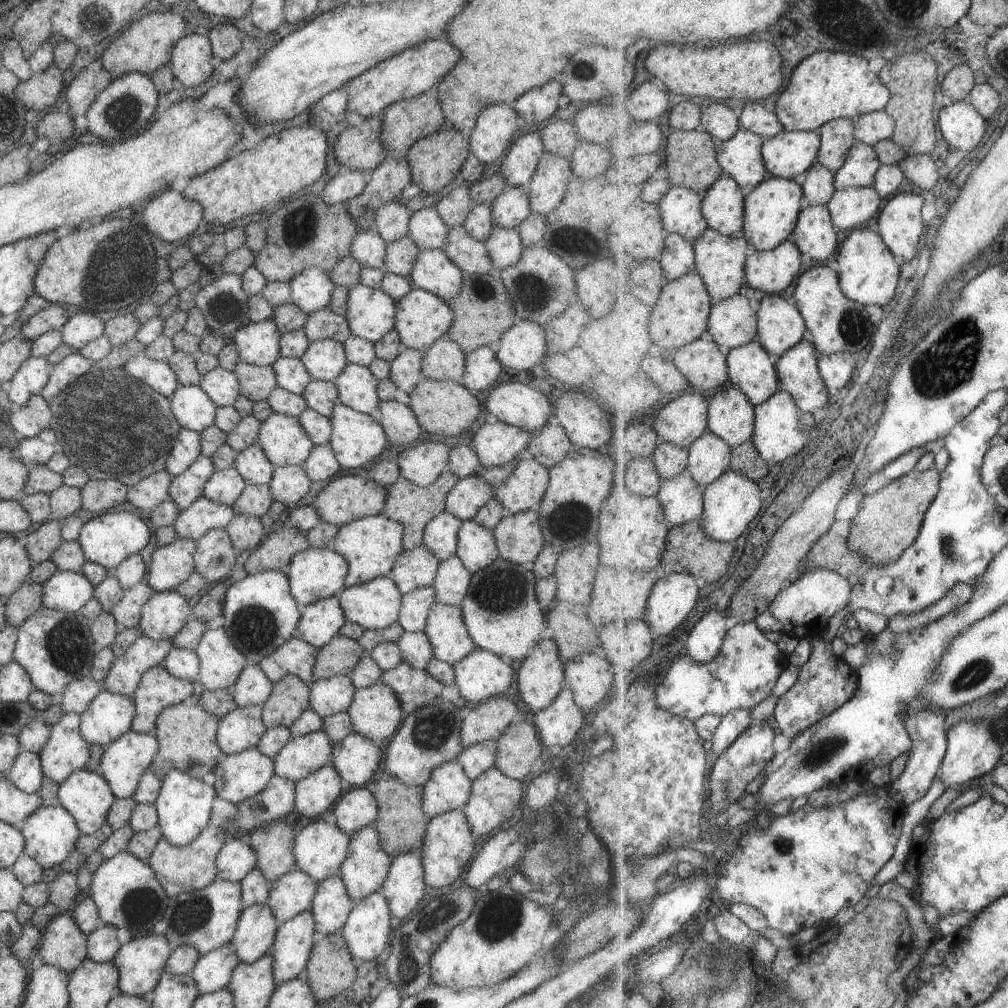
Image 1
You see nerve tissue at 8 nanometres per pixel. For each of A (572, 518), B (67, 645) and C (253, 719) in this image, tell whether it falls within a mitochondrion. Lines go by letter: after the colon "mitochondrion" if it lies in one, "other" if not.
A: mitochondrion
B: mitochondrion
C: other

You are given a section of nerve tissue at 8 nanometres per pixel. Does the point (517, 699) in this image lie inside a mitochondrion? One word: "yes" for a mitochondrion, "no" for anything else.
no

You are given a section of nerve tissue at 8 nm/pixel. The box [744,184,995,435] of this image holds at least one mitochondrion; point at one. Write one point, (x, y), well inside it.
(958, 344)

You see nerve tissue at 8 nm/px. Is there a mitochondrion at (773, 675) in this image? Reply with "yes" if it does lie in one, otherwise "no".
no

